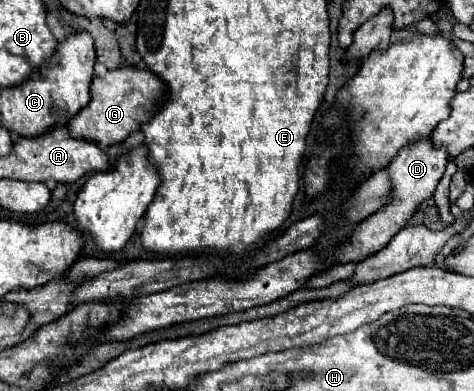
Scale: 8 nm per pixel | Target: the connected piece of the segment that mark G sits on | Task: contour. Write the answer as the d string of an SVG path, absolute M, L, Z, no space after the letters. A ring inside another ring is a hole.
M115 68L101 78L91 82L91 102L71 118L67 124L73 138L83 138L99 148L109 148L113 144L123 144L131 132L137 132L141 124L155 116L157 104L165 98L163 82L149 70L139 68Z

